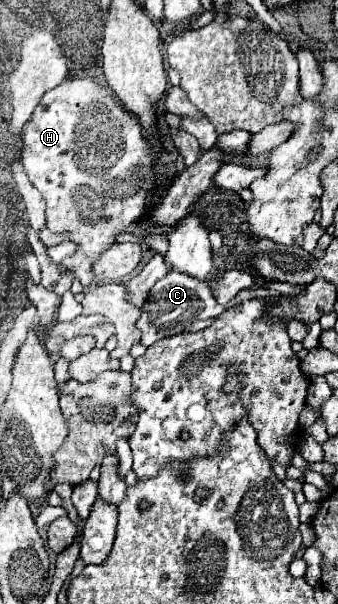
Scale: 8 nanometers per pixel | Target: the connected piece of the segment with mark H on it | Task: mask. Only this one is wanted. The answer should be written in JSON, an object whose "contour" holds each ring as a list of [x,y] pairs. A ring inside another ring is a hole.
{"contour":[[[70,77],[42,97],[22,131],[22,165],[28,173],[30,183],[46,199],[48,229],[52,233],[70,231],[68,239],[80,245],[80,249],[72,257],[64,259],[58,265],[62,269],[74,271],[76,279],[80,279],[84,287],[92,283],[92,259],[114,245],[114,237],[120,231],[128,231],[138,221],[138,217],[146,209],[146,193],[154,187],[156,181],[154,167],[158,165],[158,159],[154,157],[154,151],[144,141],[136,117],[124,111],[114,101],[116,99],[106,85],[100,85],[92,79]],[[78,127],[84,127],[84,133],[78,133]]]}

